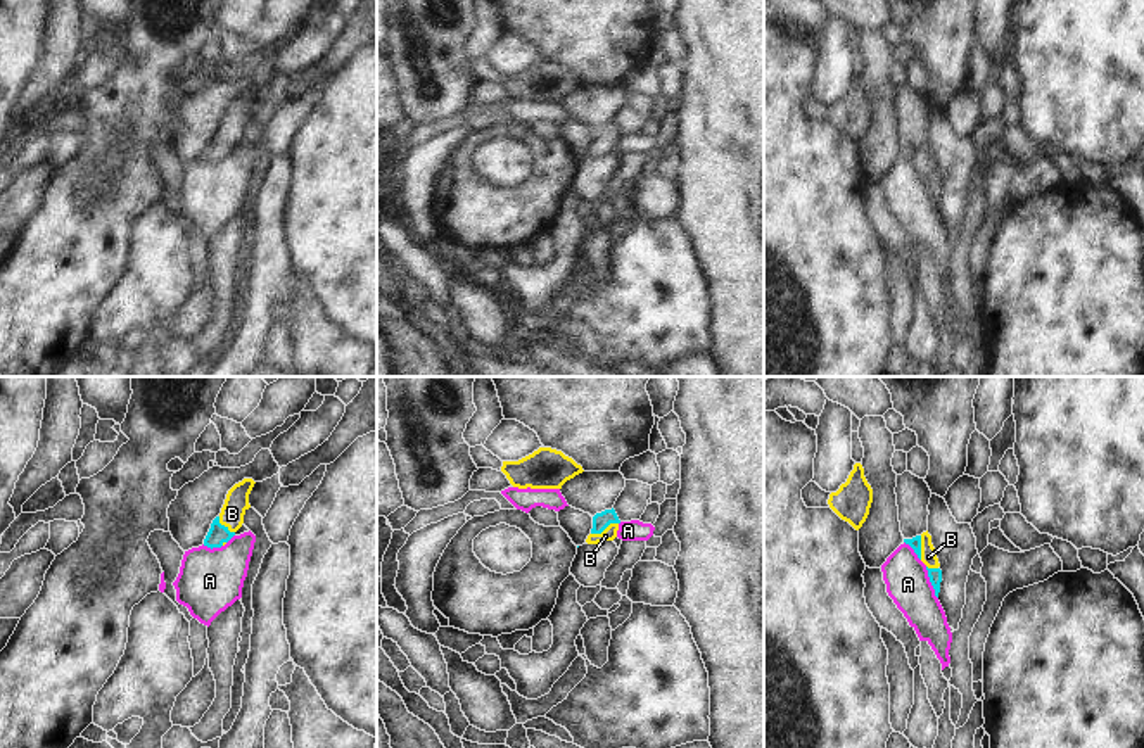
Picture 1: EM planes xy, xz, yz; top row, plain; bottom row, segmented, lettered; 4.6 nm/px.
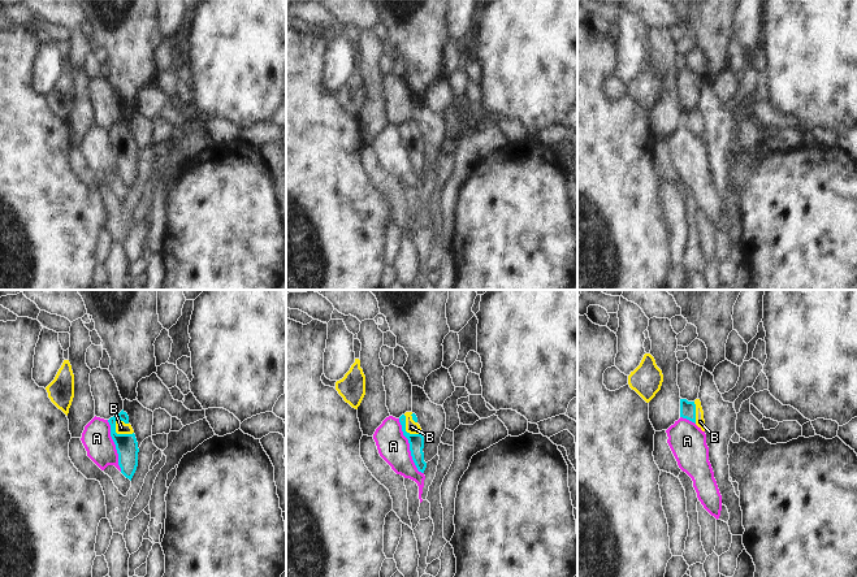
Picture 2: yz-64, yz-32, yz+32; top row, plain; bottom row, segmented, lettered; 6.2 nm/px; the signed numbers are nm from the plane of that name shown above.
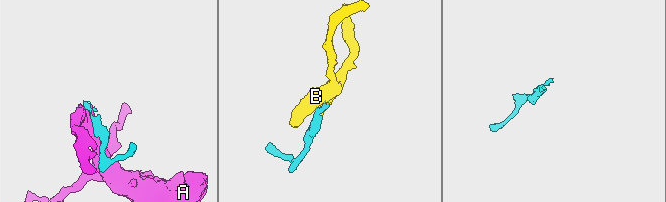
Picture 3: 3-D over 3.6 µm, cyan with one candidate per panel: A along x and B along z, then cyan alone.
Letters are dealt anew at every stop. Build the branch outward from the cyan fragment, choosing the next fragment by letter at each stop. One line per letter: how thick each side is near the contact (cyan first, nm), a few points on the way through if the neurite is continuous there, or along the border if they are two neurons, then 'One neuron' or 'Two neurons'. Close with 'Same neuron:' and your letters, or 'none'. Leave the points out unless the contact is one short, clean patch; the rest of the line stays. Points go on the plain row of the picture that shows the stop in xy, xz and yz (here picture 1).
A: Thickness 60 nm (cyan) against 200 nm. Boundary: yz (925, 180), (937, 211). Two neurons
B: Thickness 80 nm (cyan) against 60 nm. Path across: xz (600, 133), (603, 142), (610, 145). One neuron
Same neuron: B.

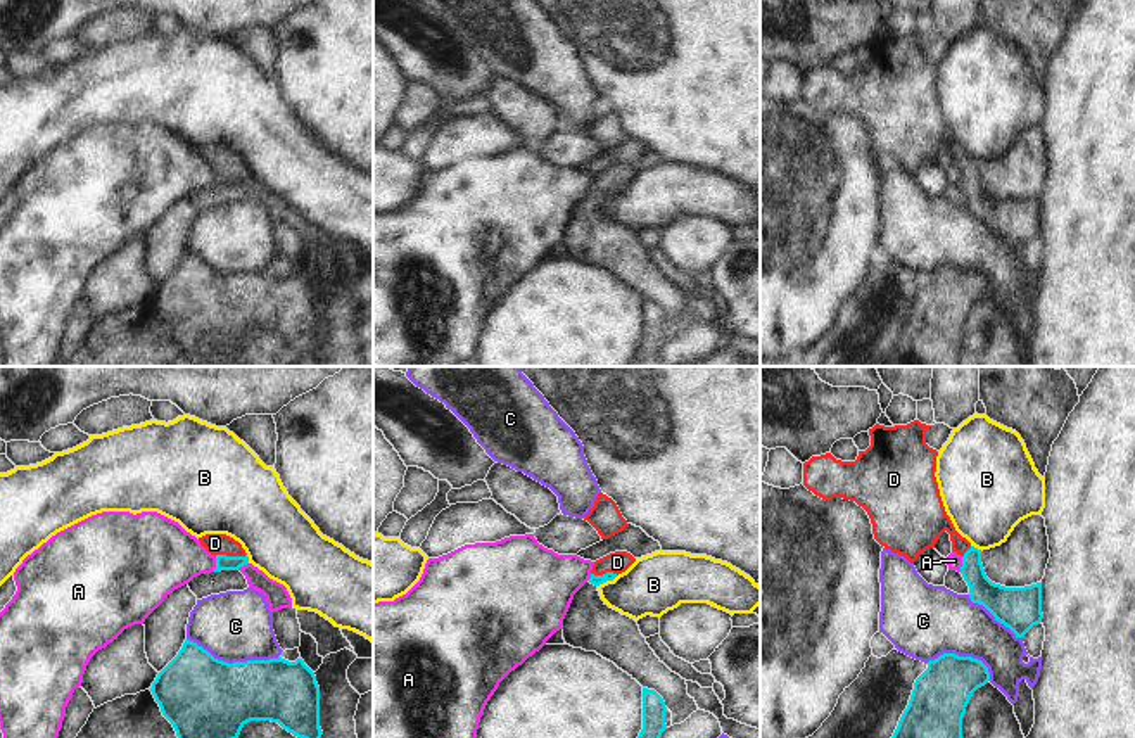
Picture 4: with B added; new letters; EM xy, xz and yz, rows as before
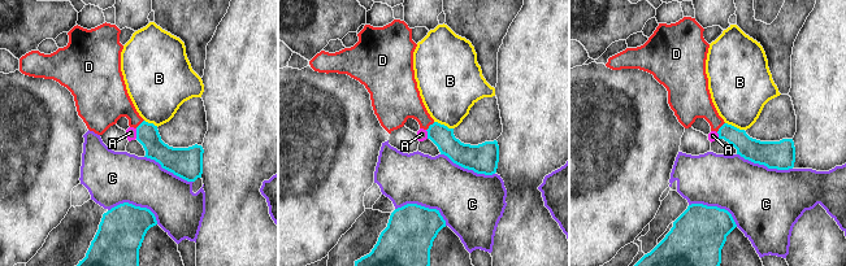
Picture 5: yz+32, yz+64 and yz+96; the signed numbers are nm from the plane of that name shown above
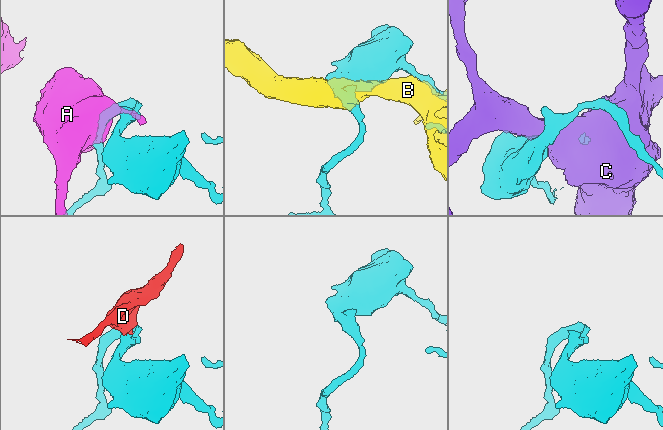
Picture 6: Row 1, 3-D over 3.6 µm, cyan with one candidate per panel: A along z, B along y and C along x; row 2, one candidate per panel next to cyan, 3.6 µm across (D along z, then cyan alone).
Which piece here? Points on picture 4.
A: Thickness 70 nm (cyan) against 320 nm. Boundary: xy (216, 170), (213, 184). Two neurons
B: Thickness 50 nm (cyan) against 280 nm. Two neurons
C: Thickness 400 nm (cyan) against 340 nm. Two neurons
D: Thickness 70 nm (cyan) against 100 nm. Path across: xy (223, 175), (230, 170), (215, 156). One neuron
Same neuron: D.

